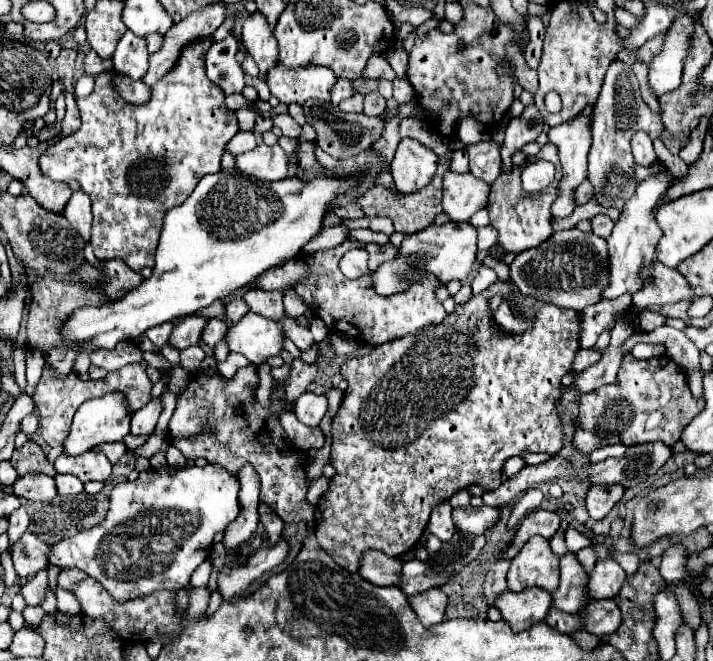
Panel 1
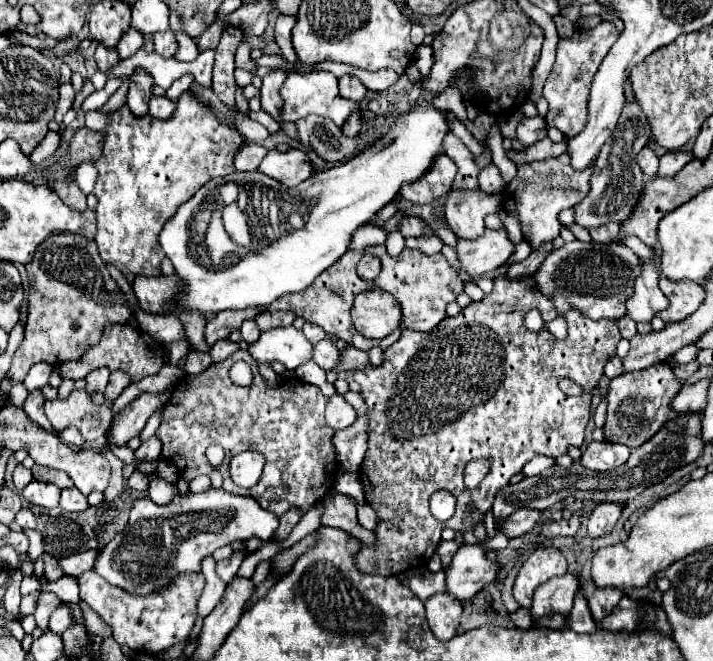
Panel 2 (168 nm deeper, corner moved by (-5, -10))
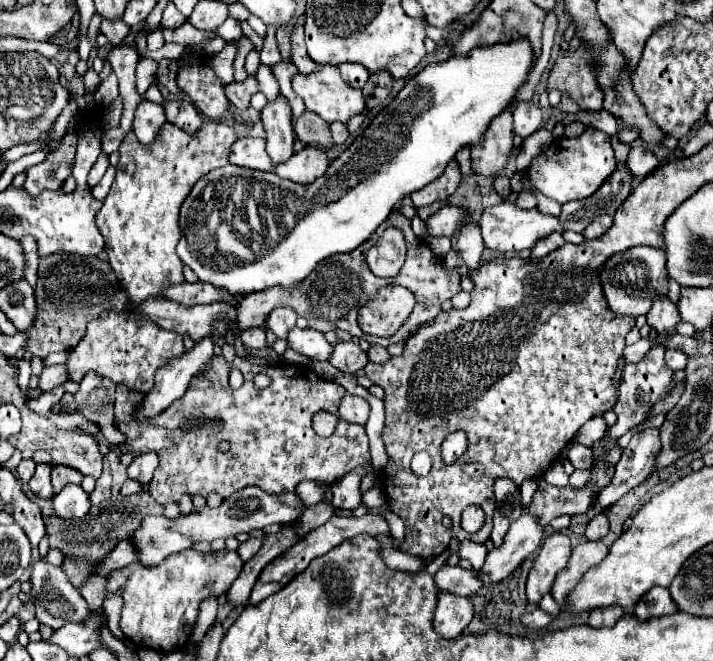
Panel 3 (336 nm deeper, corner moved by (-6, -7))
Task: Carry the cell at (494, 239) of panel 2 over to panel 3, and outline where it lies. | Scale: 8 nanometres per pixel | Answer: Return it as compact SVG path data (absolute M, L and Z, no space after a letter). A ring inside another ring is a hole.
M512 201L486 207L481 215L480 228L486 247L500 253L520 253L532 249L536 241L548 237L552 231L562 231L554 215L546 215L538 209L520 209Z

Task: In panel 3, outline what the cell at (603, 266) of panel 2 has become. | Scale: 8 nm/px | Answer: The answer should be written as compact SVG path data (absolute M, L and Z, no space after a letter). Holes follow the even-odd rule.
M632 247L624 253L616 253L600 271L604 295L614 313L622 315L646 315L652 301L668 295L668 273L666 273L666 253L656 247Z

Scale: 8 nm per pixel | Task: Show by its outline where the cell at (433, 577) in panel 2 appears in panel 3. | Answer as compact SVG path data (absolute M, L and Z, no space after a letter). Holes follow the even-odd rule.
M444 565L436 573L434 579L436 579L436 585L440 591L450 591L450 593L464 595L464 597L470 597L484 587L484 583L480 581L478 569L462 569L462 567Z

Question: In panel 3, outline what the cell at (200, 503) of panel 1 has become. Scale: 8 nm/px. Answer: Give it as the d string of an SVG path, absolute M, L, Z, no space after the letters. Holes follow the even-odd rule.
M250 485L250 487L244 487L242 491L236 491L232 497L224 499L224 503L218 509L210 509L210 507L206 507L202 511L196 509L192 515L180 517L174 521L170 521L162 515L148 515L144 519L142 527L132 535L132 541L140 553L140 563L154 567L168 555L182 551L182 549L190 549L196 541L210 543L218 537L226 539L228 535L264 529L266 525L272 525L272 523L288 525L288 523L296 521L304 511L306 511L306 505L300 501L300 497L296 497L296 493L270 495L270 493L264 493L262 489Z

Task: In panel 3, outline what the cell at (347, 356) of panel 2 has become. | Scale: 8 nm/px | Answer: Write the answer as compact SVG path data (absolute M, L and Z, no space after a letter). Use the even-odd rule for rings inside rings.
M372 345L370 351L368 351L368 359L374 361L374 363L384 363L386 359L390 359L390 353L386 347L380 347L380 345Z

